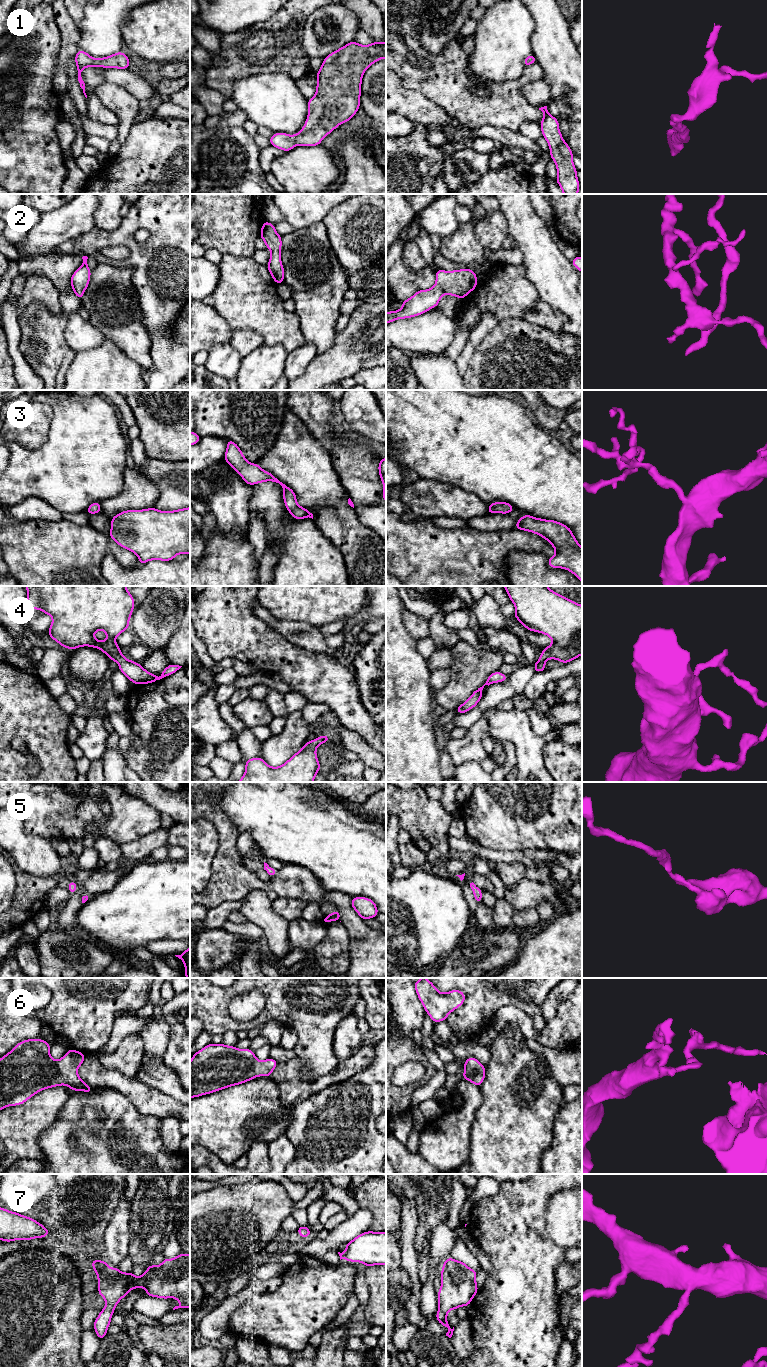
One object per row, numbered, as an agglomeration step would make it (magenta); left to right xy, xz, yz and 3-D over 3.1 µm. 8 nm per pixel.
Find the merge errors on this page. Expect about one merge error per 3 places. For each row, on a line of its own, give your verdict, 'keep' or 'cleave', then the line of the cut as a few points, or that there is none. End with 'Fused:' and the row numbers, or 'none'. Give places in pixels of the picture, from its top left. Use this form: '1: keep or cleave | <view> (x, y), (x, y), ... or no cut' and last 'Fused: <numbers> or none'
1: keep | no cut
2: keep | no cut
3: keep | no cut
4: keep | no cut
5: keep | no cut
6: keep | no cut
7: keep | no cut
Fused: none

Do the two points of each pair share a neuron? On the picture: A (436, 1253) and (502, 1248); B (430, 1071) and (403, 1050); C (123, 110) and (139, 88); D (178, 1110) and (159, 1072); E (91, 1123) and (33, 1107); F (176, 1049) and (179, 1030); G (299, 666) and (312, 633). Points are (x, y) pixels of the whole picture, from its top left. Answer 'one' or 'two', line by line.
A: two
B: one
C: two
D: two
E: two
F: one
G: two

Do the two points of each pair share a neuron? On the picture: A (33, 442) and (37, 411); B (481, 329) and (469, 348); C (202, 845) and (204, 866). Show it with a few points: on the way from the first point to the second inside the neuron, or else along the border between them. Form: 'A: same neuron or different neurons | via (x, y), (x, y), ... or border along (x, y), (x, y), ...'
A: same neuron | via (33, 434), (37, 430), (37, 419)
B: same neuron | via (477, 334), (472, 343)
C: same neuron | via (202, 850), (202, 861)

